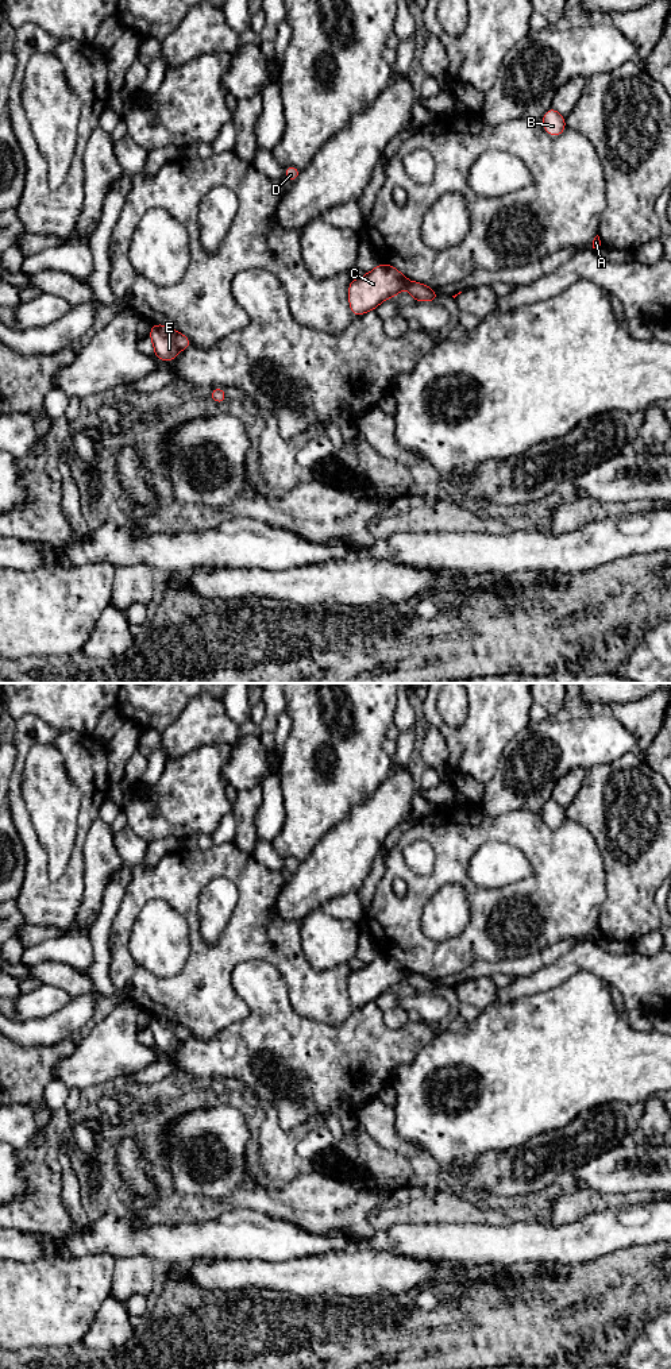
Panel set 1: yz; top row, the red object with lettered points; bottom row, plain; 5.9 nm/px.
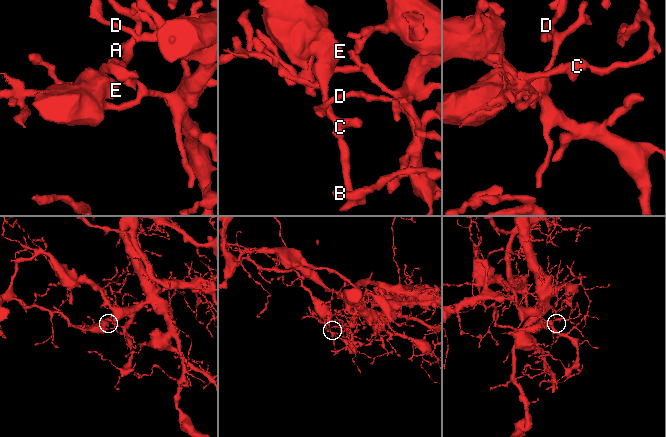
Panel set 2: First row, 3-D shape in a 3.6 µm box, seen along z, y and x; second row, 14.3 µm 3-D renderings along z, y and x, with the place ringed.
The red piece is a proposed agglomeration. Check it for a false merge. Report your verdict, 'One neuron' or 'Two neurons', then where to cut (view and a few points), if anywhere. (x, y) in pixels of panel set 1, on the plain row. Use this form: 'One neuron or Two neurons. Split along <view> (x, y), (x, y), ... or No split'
Two neurons. Split along yz (408, 972), (404, 978)

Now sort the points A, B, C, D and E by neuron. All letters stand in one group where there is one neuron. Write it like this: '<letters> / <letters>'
A B D / C E

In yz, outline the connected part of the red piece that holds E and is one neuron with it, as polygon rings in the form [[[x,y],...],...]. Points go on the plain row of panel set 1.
[[[153,1015],[149,1029],[154,1036],[154,1046],[163,1053],[171,1053],[180,1042],[193,1037],[188,1027],[163,1015]]]

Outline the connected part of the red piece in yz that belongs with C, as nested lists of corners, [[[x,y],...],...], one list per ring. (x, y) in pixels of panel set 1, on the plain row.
[[[378,955],[370,964],[366,964],[360,969],[351,971],[348,977],[351,1004],[360,1007],[369,1002],[375,1002],[382,992],[397,988],[406,975],[406,968],[396,959]]]

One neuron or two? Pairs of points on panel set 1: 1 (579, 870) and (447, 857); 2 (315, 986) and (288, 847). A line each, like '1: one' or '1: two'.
1: one
2: two

